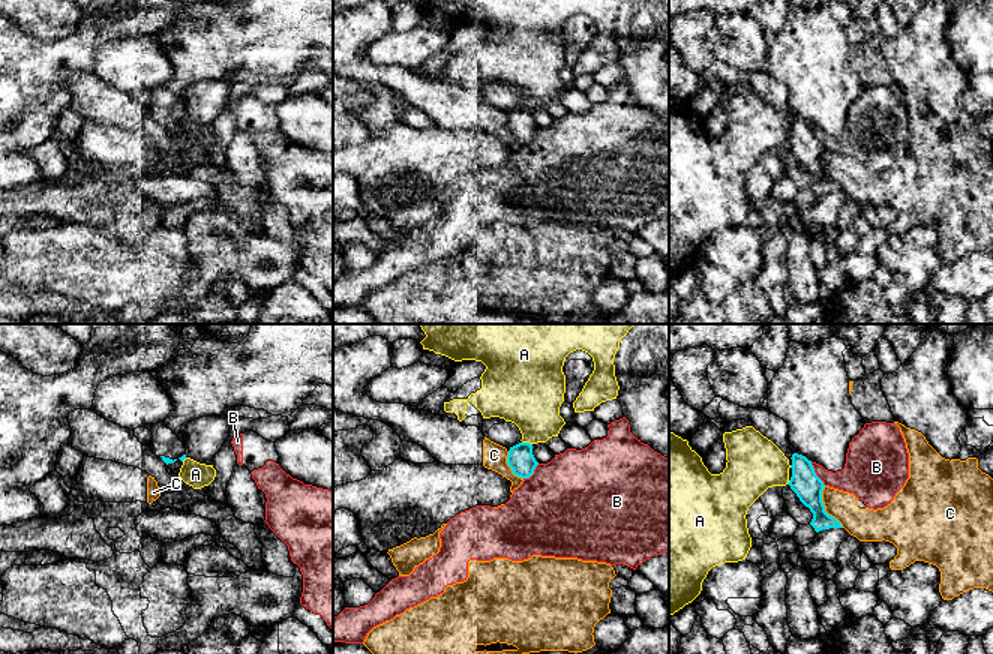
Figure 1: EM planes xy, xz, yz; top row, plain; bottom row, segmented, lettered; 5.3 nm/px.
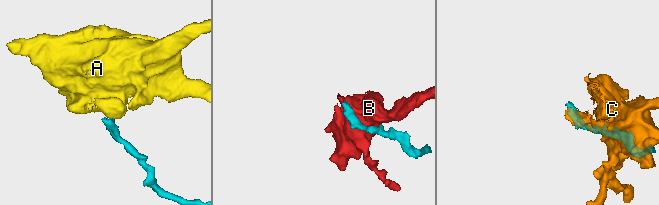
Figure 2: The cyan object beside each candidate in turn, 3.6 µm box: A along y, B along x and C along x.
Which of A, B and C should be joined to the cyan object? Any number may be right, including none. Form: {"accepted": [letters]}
{"accepted": []}

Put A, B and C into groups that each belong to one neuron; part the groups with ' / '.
A / B / C

